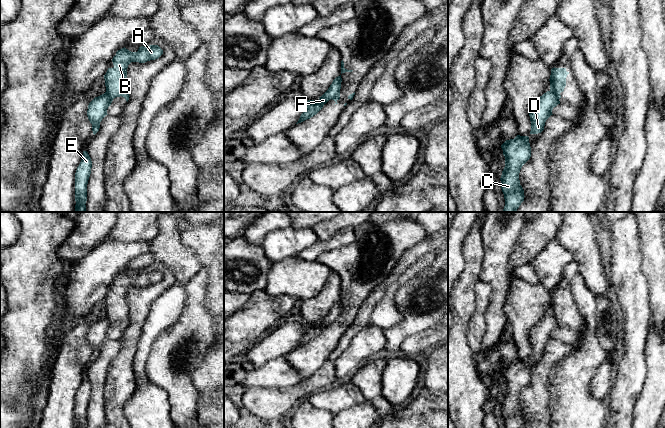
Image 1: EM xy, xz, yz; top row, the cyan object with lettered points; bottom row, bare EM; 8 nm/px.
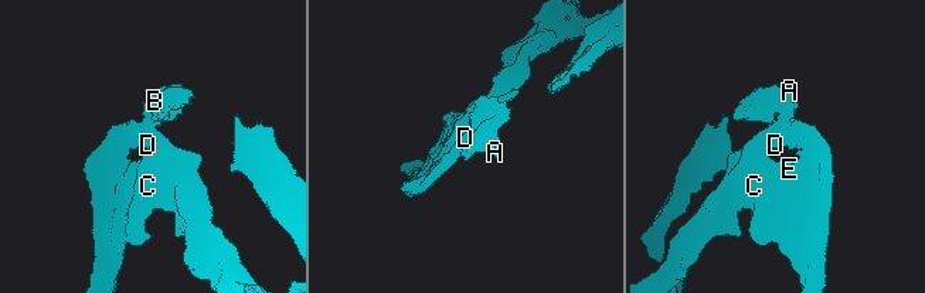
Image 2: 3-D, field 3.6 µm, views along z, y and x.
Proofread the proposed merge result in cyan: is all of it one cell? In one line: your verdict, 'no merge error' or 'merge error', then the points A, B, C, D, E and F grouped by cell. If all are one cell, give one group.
merge error; A B / C D E F

